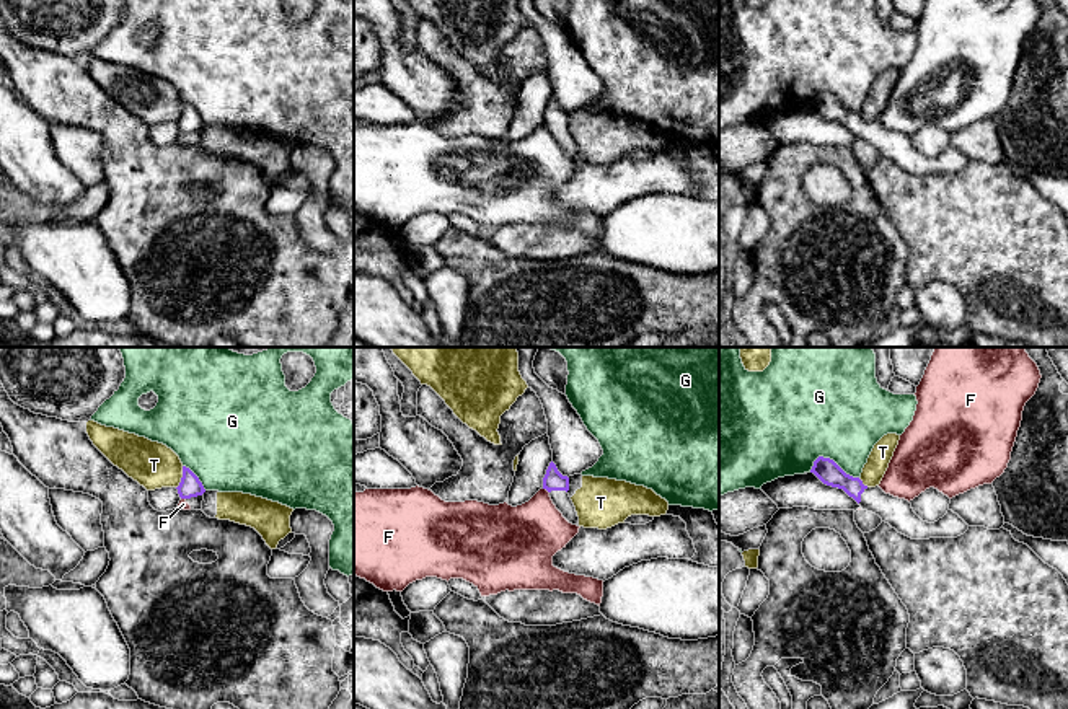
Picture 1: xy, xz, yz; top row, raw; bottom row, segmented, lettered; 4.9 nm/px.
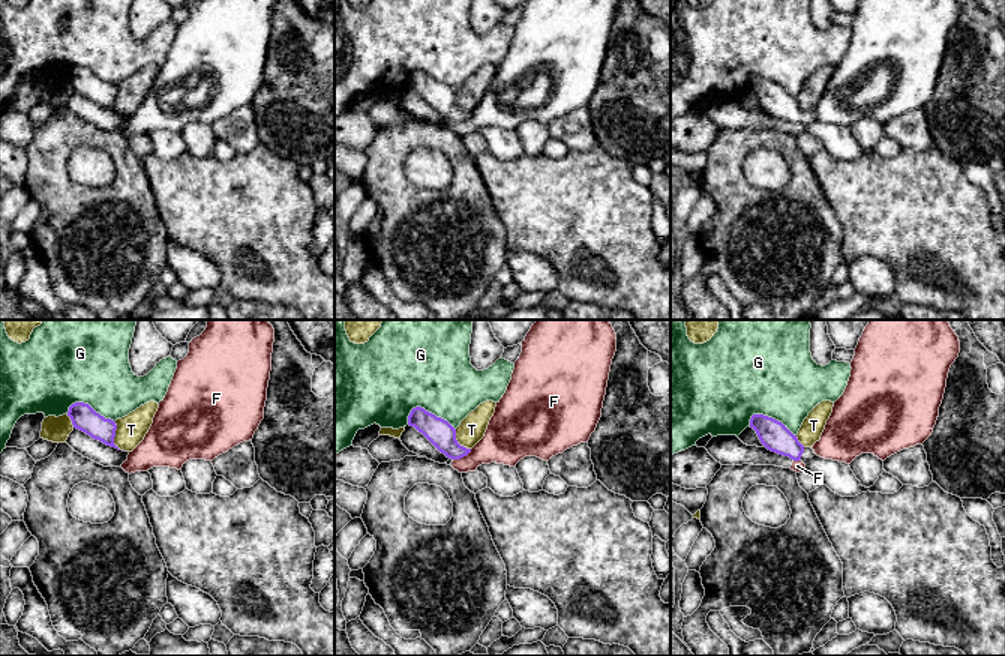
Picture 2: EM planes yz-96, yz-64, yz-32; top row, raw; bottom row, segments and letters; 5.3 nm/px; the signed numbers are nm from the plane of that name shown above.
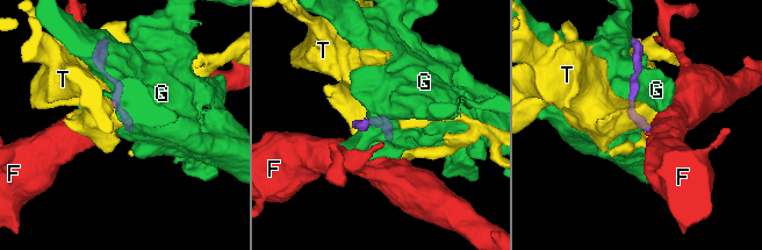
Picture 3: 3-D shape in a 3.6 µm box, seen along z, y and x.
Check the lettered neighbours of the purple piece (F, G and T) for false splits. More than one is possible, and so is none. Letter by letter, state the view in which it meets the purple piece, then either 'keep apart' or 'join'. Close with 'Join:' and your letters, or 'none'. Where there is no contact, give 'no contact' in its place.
F: xz | keep apart
G: yz | keep apart
T: xy | keep apart
Join: none

